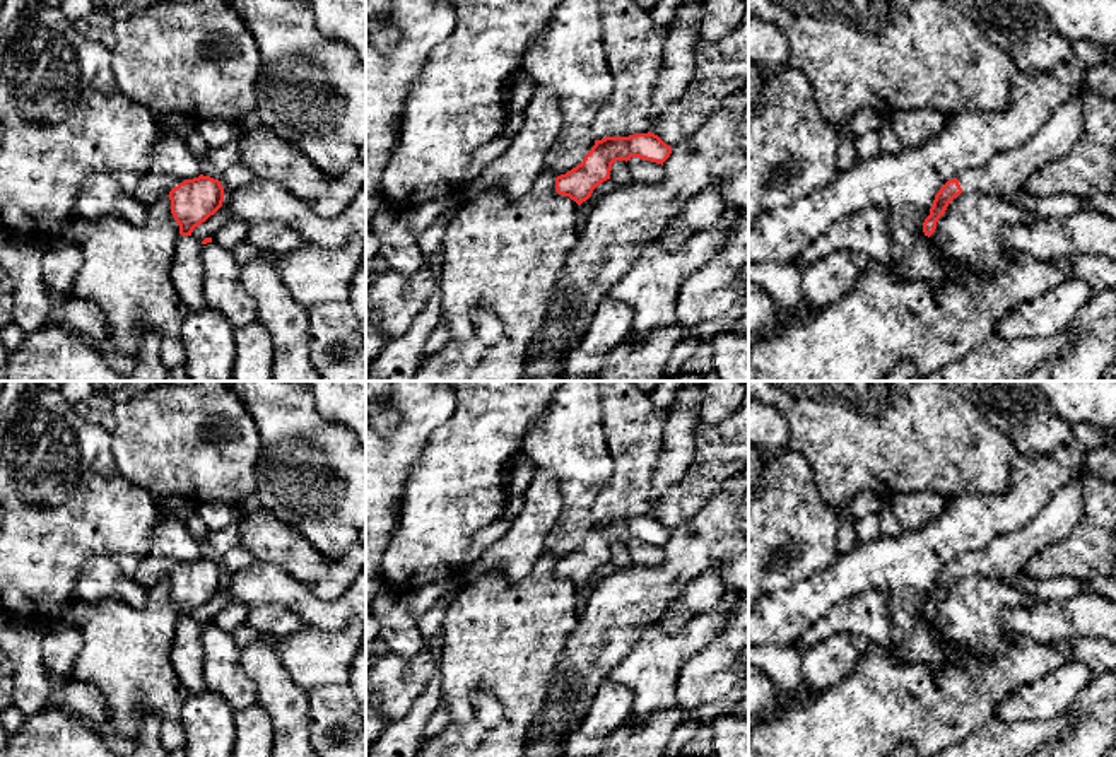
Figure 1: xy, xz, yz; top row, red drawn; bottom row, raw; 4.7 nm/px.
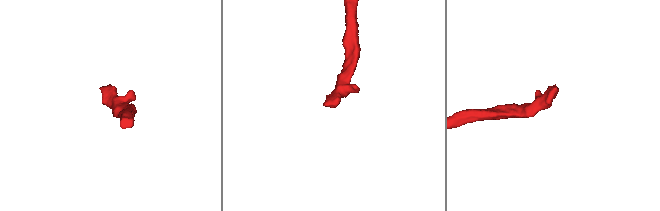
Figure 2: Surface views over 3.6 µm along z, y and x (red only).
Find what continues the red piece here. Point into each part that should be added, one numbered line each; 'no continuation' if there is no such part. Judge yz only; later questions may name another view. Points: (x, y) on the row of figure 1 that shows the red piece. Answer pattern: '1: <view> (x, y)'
1: yz (1005, 173)

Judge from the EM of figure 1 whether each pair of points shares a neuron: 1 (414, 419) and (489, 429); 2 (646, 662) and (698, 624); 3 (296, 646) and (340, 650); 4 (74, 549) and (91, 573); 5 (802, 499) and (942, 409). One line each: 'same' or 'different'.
1: different
2: same
3: same
4: different
5: different

